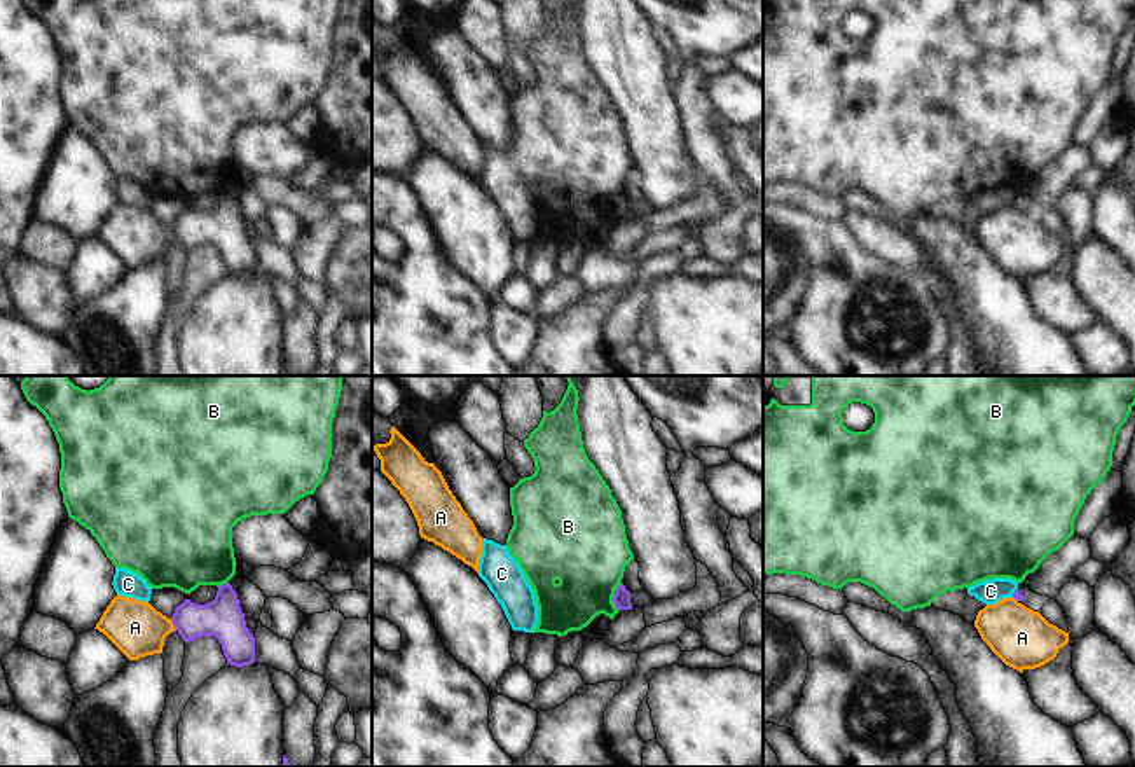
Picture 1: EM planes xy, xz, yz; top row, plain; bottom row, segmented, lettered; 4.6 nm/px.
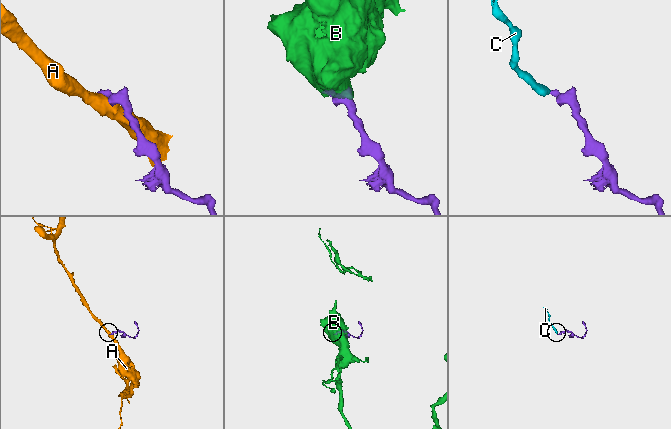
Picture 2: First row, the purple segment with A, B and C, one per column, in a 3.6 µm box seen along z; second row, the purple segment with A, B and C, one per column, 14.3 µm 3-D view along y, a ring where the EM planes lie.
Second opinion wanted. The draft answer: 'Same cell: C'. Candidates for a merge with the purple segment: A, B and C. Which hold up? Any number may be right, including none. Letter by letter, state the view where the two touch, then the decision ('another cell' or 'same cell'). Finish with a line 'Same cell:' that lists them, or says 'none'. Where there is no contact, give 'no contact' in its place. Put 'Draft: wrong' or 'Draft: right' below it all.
A: meets purple in xy; another cell
B: meets purple in xz; another cell
C: meets purple in yz; another cell
Same cell: none
Draft: wrong

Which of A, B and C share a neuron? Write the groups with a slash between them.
A / B / C

